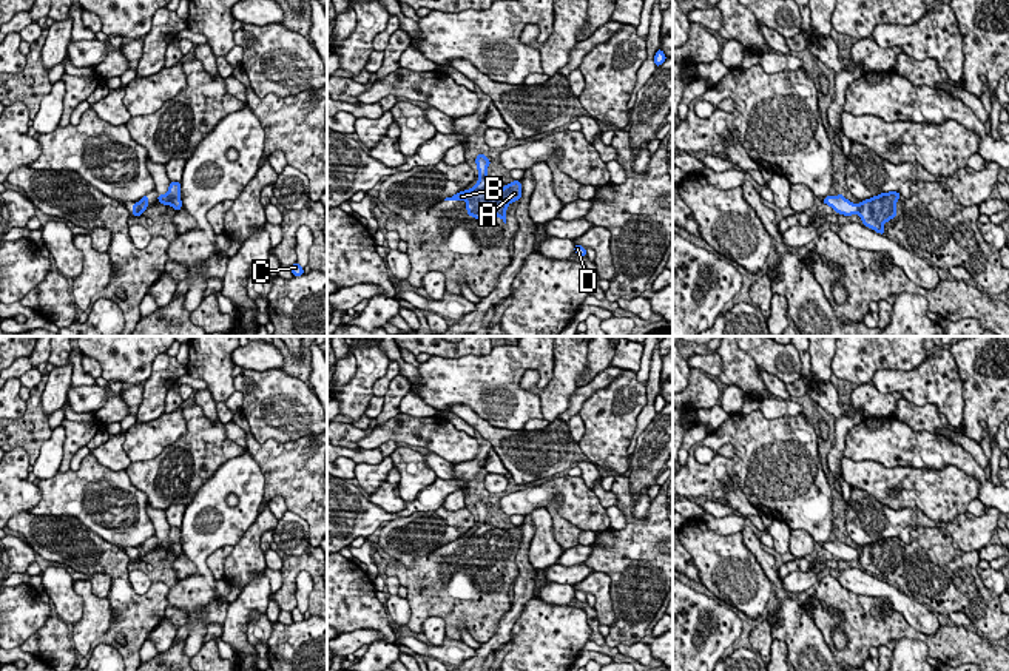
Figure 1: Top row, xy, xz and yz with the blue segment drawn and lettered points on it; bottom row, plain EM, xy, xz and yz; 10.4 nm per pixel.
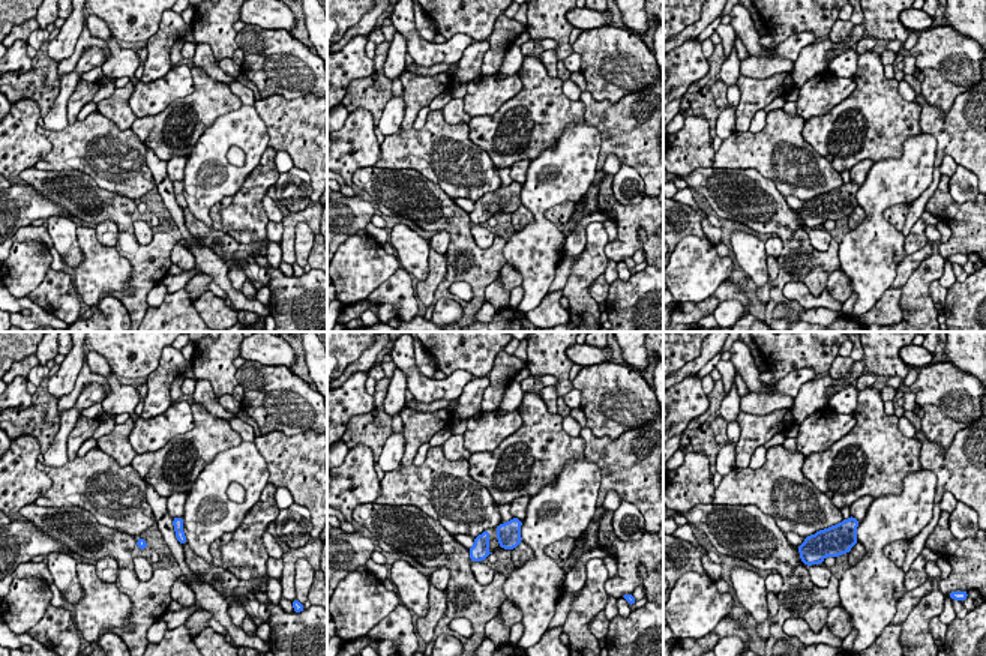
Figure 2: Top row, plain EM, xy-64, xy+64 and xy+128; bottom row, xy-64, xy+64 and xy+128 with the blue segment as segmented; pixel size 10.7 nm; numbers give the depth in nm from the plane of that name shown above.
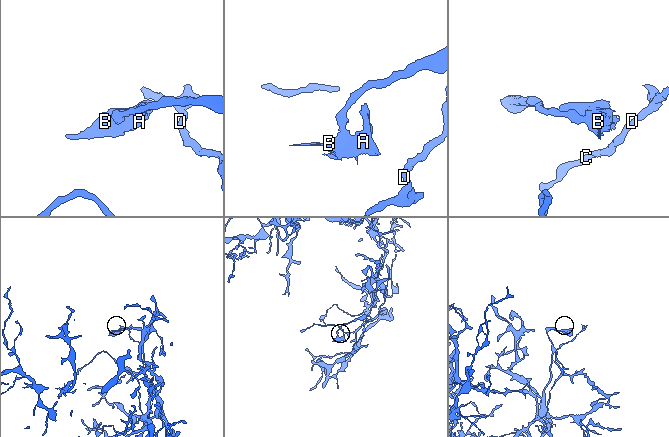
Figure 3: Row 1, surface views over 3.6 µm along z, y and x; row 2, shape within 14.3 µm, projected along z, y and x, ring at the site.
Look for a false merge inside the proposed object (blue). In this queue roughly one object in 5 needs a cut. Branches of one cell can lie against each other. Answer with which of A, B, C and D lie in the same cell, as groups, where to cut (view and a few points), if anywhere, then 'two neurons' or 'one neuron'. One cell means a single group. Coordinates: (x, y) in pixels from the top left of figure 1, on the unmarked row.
groups A B / C D; cut yz (860, 548), (858, 559); two neurons

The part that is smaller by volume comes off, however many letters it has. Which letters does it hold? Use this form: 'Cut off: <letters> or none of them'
Cut off: A, B

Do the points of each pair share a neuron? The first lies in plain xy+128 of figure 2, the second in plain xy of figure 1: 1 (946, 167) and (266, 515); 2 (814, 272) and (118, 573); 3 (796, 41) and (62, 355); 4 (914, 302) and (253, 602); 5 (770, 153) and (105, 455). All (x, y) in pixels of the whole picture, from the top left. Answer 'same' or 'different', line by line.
1: different
2: same
3: same
4: same
5: different

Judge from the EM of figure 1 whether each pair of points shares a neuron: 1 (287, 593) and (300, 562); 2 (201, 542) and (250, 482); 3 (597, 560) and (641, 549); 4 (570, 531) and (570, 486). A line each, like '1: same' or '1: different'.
1: same
2: same
3: same
4: different

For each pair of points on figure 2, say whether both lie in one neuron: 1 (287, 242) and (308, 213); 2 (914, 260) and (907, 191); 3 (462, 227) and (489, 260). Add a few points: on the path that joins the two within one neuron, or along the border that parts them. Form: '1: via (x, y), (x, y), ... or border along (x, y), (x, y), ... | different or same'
1: via (290, 233), (290, 225), (299, 216) | same
2: border along (908, 254), (898, 266), (892, 285) | different
3: via (462, 237), (479, 257) | same

